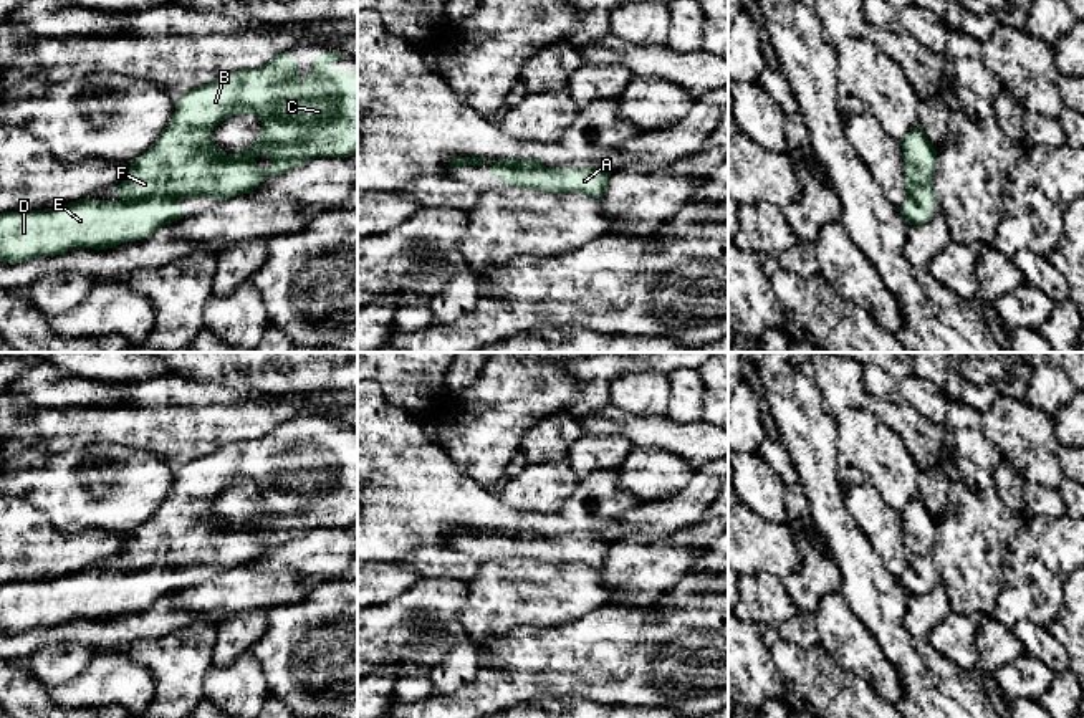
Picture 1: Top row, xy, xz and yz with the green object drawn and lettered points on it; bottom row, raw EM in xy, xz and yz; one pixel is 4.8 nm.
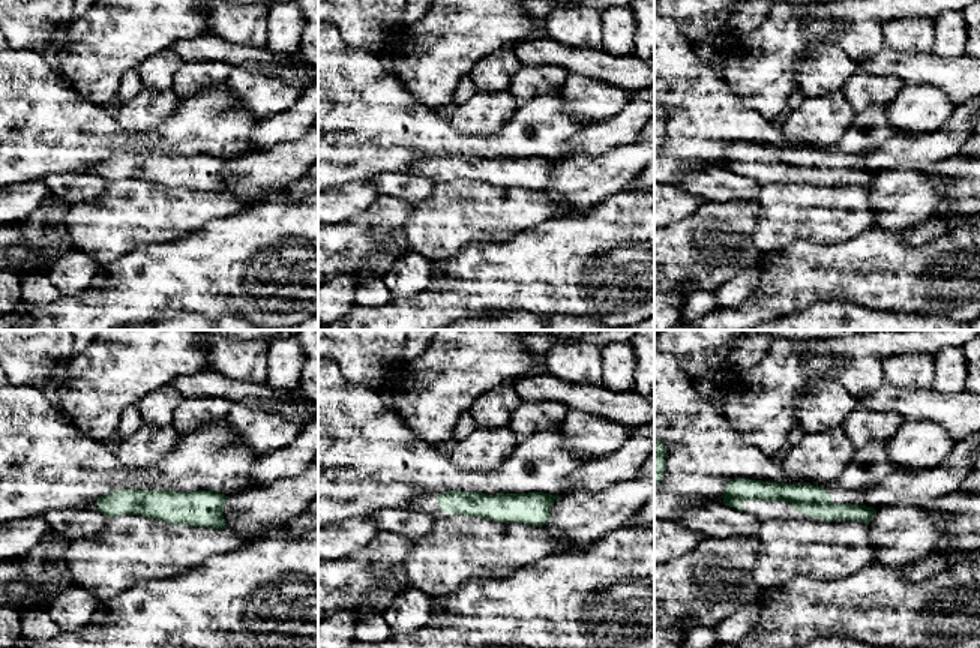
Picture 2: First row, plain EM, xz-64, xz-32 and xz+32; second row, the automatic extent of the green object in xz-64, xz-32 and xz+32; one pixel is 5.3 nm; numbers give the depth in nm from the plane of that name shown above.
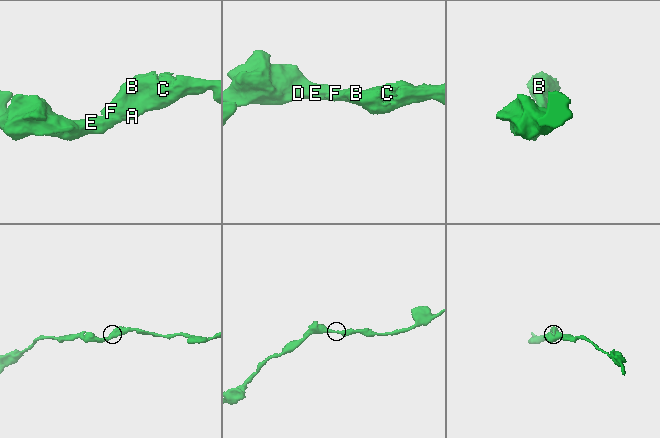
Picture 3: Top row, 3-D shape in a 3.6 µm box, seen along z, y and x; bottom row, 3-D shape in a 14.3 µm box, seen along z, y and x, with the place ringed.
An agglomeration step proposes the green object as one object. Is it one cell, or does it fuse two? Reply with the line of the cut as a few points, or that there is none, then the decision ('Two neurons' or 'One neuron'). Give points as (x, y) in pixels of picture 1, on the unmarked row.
No split. One neuron

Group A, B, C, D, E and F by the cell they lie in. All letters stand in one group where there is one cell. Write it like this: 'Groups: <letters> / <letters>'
Groups: A B C D E F

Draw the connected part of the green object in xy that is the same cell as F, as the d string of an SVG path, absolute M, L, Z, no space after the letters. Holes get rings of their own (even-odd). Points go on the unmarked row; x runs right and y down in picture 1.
M281 424L266 435L228 442L180 465L165 501L149 521L131 531L126 549L114 559L119 572L79 569L58 579L0 584L0 632L30 632L81 617L108 620L142 610L184 587L179 569L223 571L252 564L263 549L314 528L353 528L357 523L357 443L331 440L329 435L338 432L343 427L336 424L314 427L309 435L316 440L301 452L296 430ZM237 483L258 486L261 503L253 516L225 524L213 513L212 501Z

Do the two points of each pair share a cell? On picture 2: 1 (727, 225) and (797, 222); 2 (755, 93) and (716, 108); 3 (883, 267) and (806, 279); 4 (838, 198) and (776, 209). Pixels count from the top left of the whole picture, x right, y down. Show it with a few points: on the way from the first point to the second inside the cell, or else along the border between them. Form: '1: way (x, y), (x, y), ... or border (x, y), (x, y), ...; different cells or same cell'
1: border (758, 200), (757, 227), (749, 237), (755, 255); different cells
2: border (719, 69), (730, 89), (748, 107), (769, 119); different cells
3: way (863, 270), (826, 272); same cell
4: way (823, 203), (797, 204), (791, 209); same cell

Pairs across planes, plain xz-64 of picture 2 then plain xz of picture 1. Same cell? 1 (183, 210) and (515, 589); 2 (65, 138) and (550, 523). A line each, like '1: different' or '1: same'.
1: same
2: same

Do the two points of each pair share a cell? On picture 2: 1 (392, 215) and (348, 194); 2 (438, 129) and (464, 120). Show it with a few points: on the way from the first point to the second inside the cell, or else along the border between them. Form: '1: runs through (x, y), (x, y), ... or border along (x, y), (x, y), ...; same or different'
1: border along (380, 197), (365, 212), (341, 221); different
2: border along (447, 110), (450, 125), (456, 131), (483, 137); different

